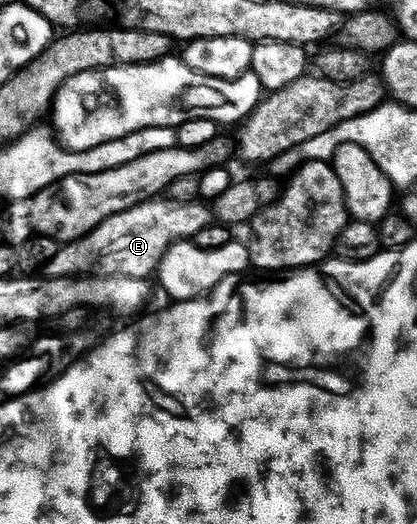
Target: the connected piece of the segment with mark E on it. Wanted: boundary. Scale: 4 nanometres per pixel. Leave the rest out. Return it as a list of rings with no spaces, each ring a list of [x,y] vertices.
[[[162,201],[142,202],[131,210],[104,220],[104,224],[85,238],[65,243],[61,247],[63,250],[56,251],[45,263],[45,277],[81,278],[94,275],[149,279],[157,275],[158,266],[170,246],[191,241],[198,232],[203,232],[215,221],[215,213],[205,201],[178,202],[174,206]]]

